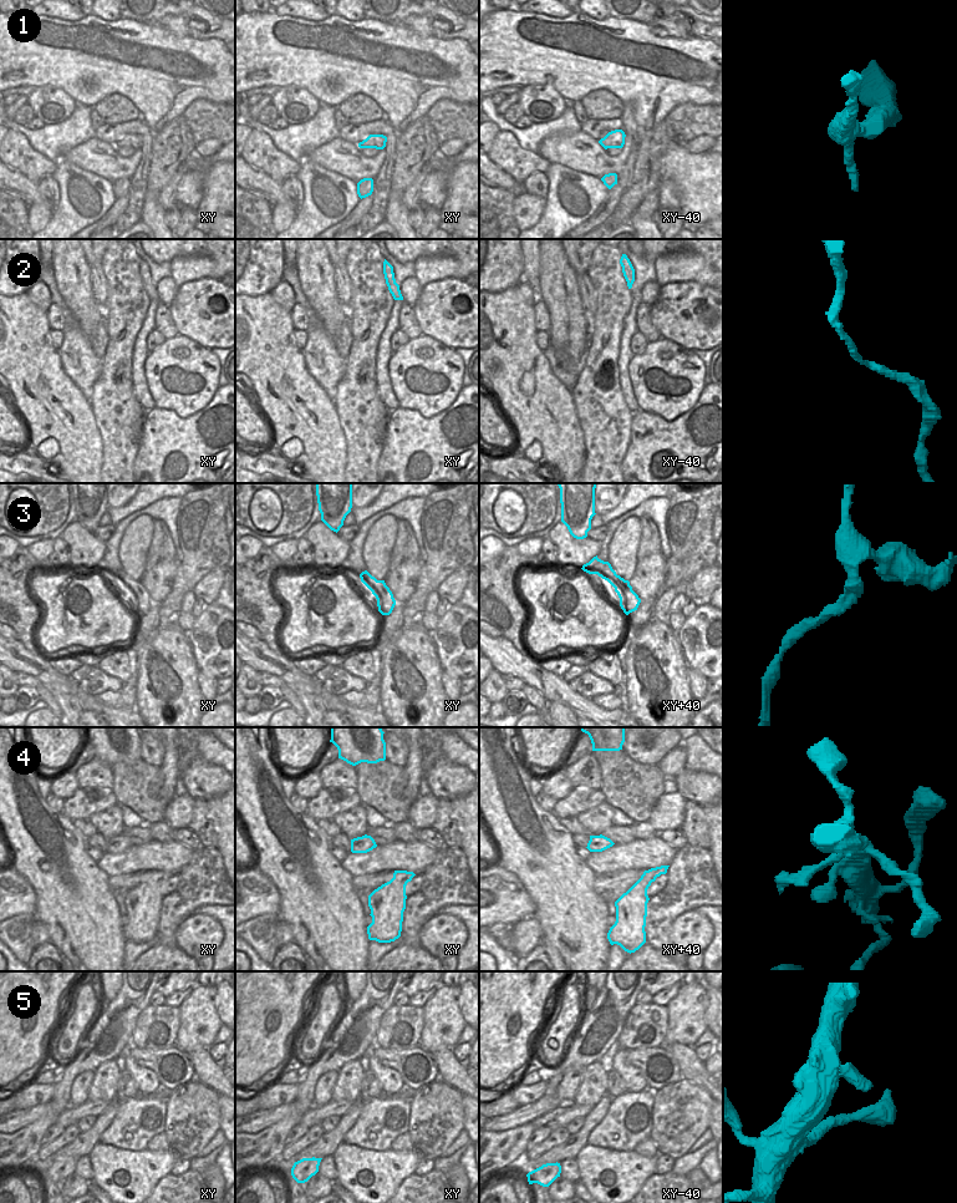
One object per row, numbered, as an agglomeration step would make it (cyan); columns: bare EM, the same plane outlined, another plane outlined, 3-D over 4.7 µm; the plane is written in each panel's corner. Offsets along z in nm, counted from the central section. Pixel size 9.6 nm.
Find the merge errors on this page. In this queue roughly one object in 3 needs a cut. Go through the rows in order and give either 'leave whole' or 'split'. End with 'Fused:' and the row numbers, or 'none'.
1: leave whole
2: leave whole
3: leave whole
4: leave whole
5: split
Fused: 5

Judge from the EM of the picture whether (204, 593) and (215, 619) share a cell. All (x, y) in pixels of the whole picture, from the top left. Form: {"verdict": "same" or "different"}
{"verdict": "different"}

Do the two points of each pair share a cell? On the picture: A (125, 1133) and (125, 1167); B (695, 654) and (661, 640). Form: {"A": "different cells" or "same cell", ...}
{"A": "different cells", "B": "different cells"}

